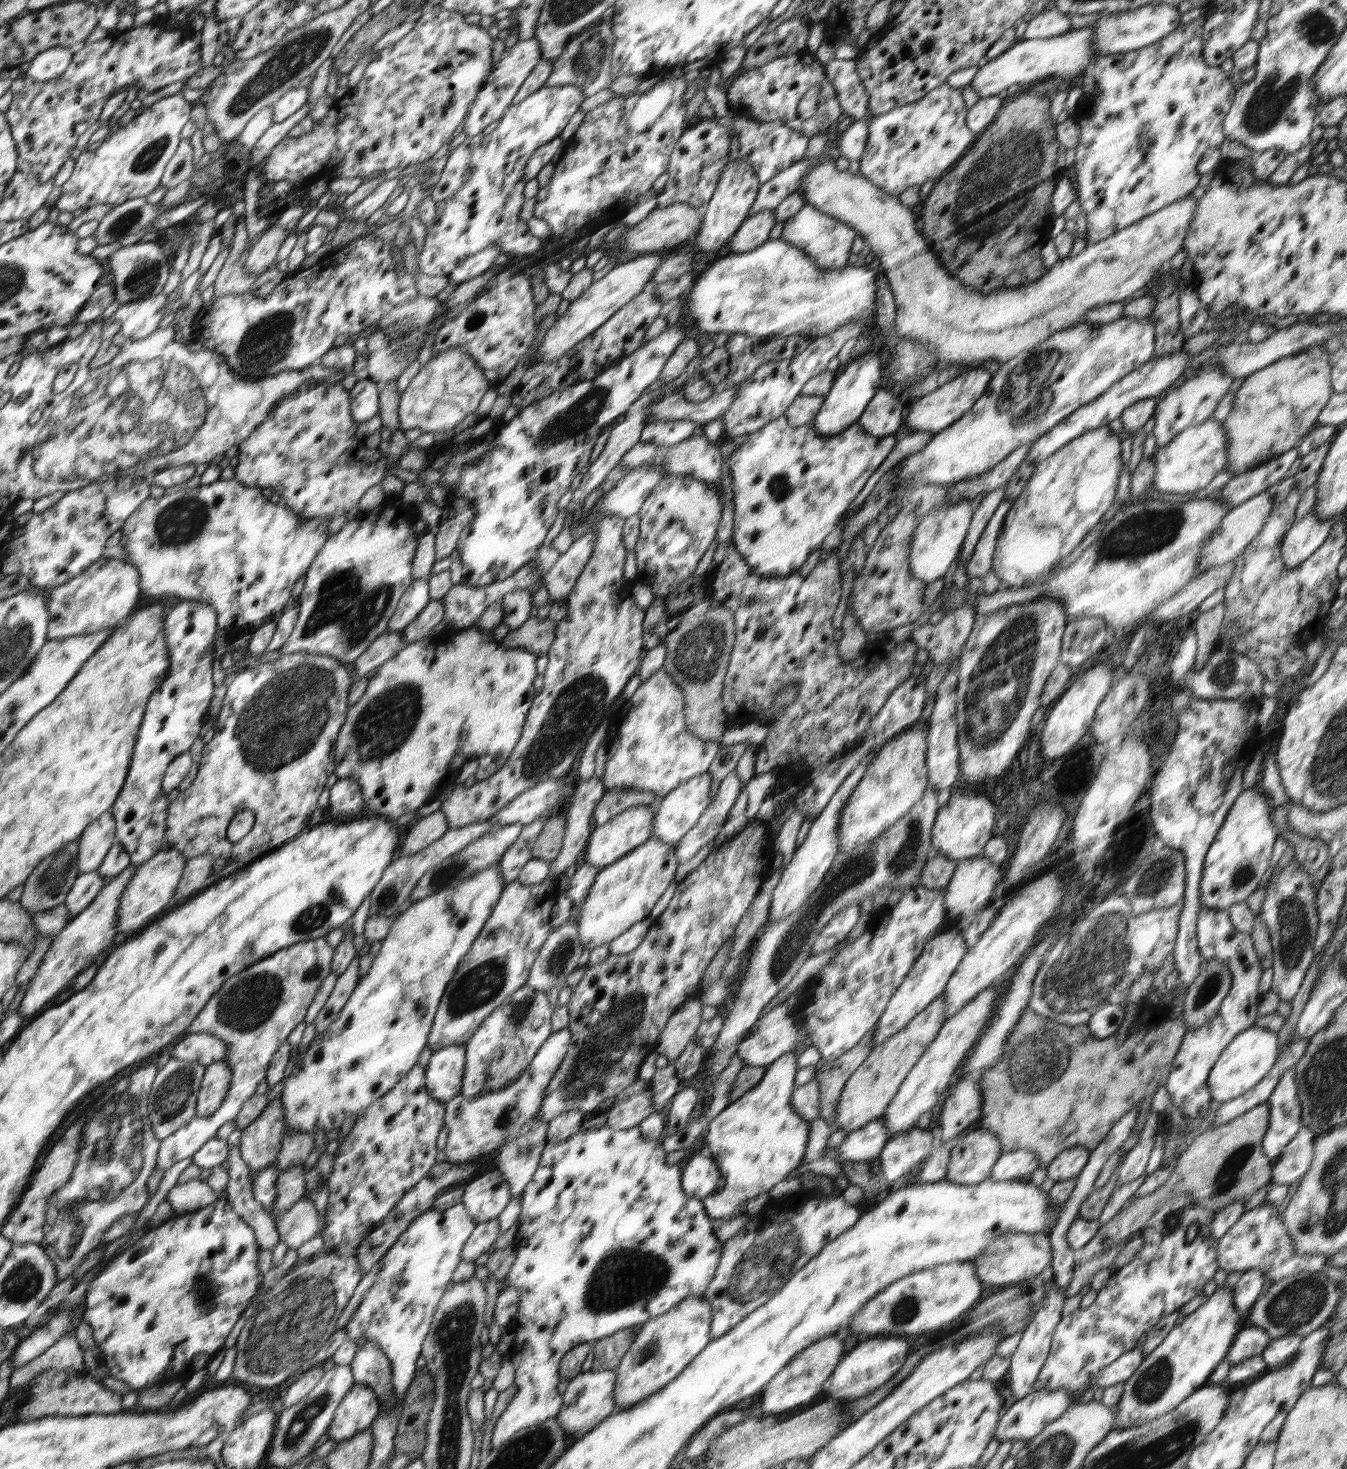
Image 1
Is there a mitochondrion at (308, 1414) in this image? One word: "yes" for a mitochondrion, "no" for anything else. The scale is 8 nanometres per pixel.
yes

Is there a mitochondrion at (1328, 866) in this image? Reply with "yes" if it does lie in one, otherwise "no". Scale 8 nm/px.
no

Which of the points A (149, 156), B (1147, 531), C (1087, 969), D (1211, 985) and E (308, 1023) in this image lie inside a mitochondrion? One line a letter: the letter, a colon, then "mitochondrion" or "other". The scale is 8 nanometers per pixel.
A: mitochondrion
B: mitochondrion
C: mitochondrion
D: mitochondrion
E: other

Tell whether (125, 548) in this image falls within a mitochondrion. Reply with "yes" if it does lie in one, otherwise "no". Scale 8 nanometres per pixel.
no

